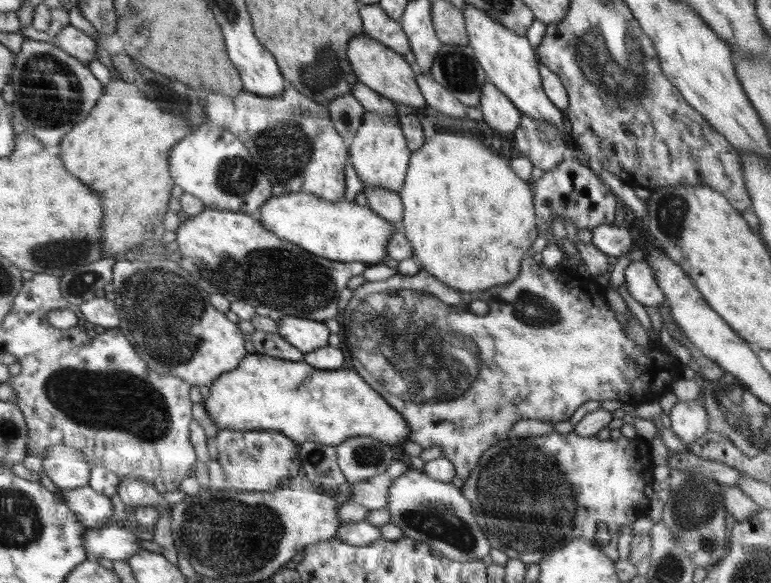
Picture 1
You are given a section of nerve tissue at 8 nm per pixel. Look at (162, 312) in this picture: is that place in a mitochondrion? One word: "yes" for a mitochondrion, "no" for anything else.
yes

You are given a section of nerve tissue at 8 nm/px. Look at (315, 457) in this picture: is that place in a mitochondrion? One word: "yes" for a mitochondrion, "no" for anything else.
yes

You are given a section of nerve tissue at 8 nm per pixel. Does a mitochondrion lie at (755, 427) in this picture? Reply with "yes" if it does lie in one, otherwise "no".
yes

